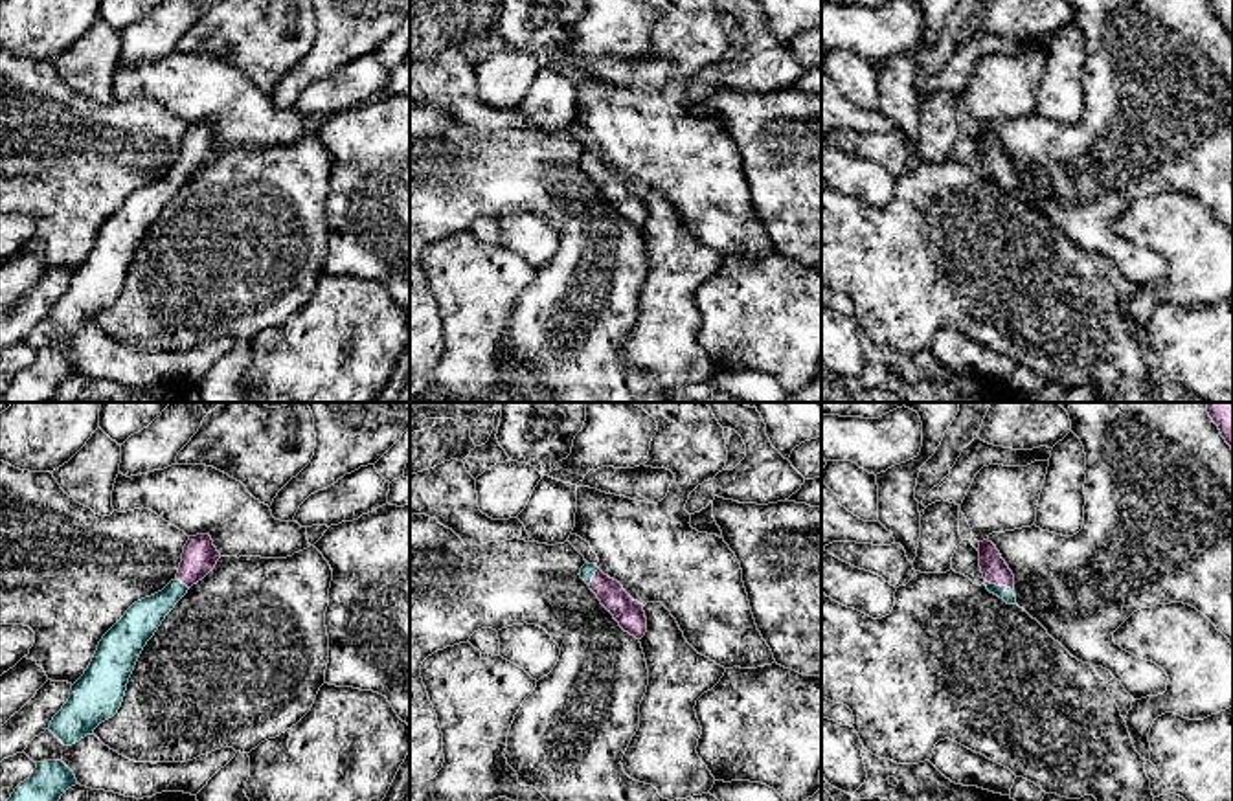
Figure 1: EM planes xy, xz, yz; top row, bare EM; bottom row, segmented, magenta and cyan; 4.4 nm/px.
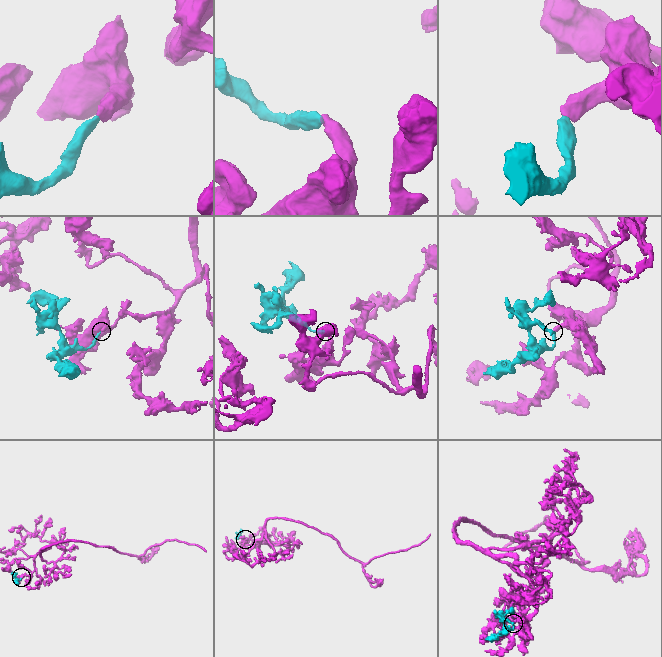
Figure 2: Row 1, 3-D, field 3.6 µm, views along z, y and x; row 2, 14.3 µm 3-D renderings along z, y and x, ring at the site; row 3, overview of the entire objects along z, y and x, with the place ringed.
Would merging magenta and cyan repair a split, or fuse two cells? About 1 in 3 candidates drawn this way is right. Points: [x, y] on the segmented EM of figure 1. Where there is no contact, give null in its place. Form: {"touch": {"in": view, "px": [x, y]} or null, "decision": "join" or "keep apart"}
{"touch": {"in": "yz", "px": [1000, 585]}, "decision": "join"}

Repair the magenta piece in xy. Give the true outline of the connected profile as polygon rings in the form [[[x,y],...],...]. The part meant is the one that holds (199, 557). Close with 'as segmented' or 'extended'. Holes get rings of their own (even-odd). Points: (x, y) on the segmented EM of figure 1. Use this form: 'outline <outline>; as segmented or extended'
outline [[[209,535],[189,536],[176,579],[162,592],[134,603],[103,636],[85,674],[72,685],[70,698],[50,722],[50,731],[72,746],[92,735],[121,707],[134,665],[165,615],[217,564],[221,553]]]; extended

